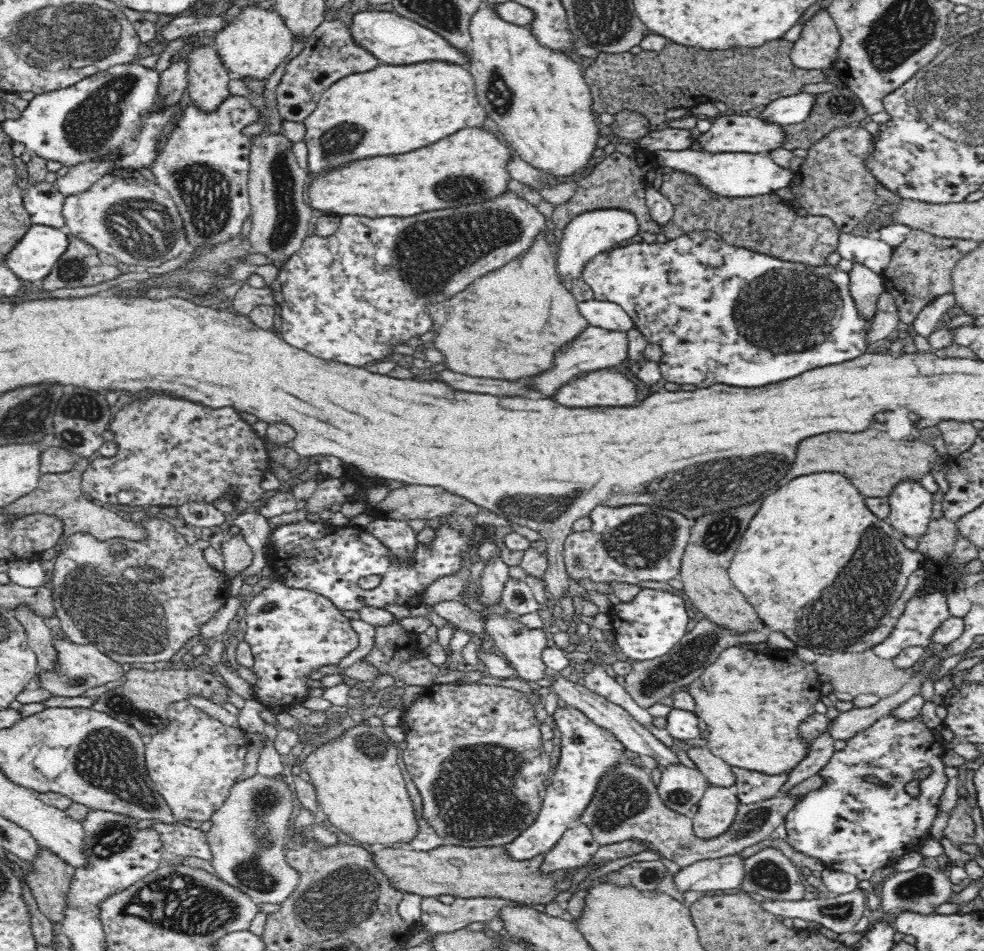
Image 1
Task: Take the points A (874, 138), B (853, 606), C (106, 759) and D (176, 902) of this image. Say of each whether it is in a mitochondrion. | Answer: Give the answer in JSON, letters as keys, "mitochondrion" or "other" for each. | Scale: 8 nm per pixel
{"A":"other","B":"mitochondrion","C":"mitochondrion","D":"mitochondrion"}

